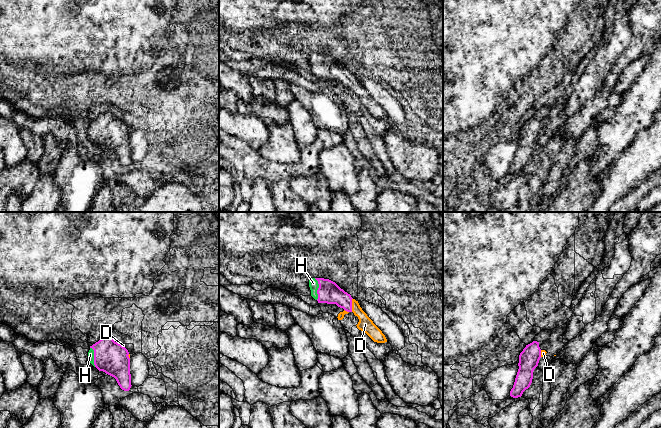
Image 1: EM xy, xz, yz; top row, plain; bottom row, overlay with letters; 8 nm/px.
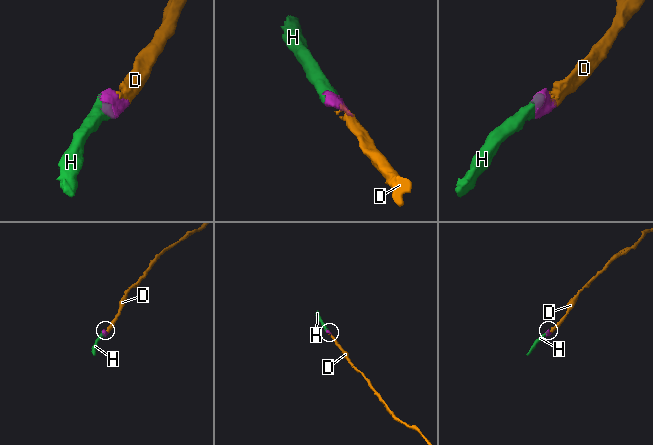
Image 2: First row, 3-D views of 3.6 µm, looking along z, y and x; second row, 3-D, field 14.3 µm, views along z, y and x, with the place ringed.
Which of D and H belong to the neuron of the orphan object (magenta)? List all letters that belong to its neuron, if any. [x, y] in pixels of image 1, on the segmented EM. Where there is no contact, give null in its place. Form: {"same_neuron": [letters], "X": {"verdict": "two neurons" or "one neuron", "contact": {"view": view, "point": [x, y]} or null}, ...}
{"same_neuron": ["D", "H"], "D": {"verdict": "one neuron", "contact": {"view": "xz", "point": [351, 305]}}, "H": {"verdict": "one neuron", "contact": {"view": "xz", "point": [318, 289]}}}

